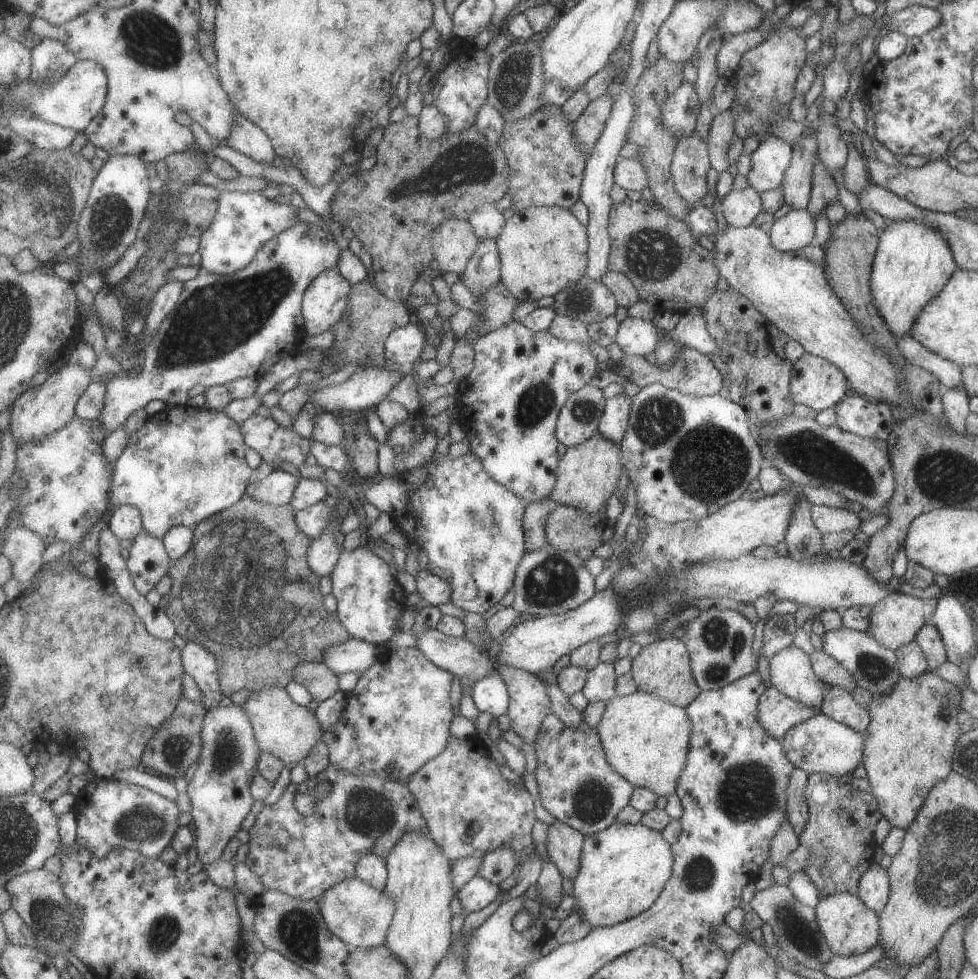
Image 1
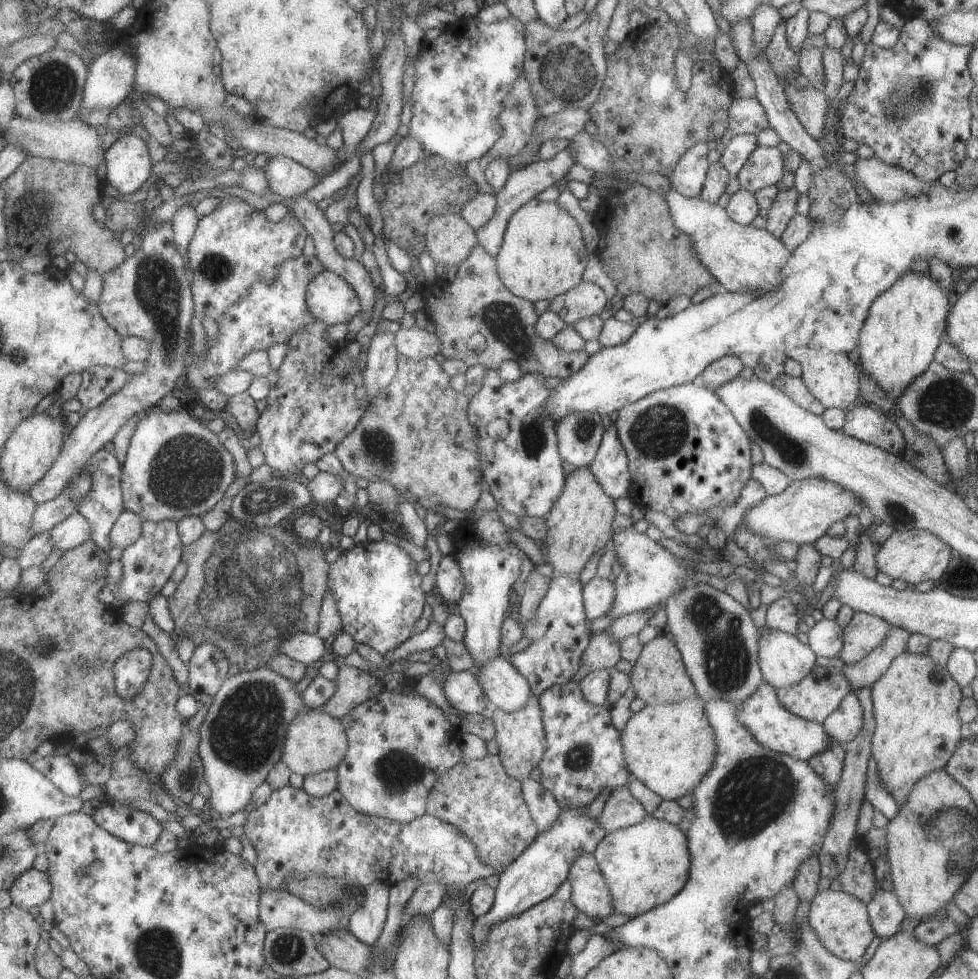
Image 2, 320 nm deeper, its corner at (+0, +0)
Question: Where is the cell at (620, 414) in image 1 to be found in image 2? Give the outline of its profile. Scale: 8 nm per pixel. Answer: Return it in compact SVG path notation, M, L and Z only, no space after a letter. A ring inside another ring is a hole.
M612 422L604 429L599 448L588 469L609 498L615 500L631 493L628 460L617 438L616 426Z

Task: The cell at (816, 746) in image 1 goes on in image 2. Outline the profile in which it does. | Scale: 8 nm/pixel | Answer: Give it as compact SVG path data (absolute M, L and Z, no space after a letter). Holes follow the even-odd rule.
M762 681L744 701L738 701L736 719L745 730L767 750L783 753L795 760L806 761L813 754L819 754L831 742L820 724L790 713L779 701L776 689Z

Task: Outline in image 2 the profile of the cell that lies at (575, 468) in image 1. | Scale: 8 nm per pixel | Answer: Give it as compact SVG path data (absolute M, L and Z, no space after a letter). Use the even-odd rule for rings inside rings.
M577 467L570 475L565 476L562 493L557 502L550 508L549 514L543 517L546 522L546 536L540 540L542 544L540 550L542 556L545 556L545 562L551 566L553 576L571 575L577 577L583 570L583 566L589 562L589 558L595 552L607 547L611 541L612 520L617 512L614 509L614 500L609 498L595 482L588 467Z

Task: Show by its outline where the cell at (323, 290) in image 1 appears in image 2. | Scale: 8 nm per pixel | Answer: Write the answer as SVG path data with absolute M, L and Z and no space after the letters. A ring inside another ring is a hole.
M327 269L309 283L308 305L316 319L330 325L351 322L362 311L362 302L354 286Z

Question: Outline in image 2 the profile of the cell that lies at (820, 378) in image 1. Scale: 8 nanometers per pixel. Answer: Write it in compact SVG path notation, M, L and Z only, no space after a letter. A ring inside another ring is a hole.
M795 347L787 350L785 356L799 362L802 368L801 380L809 392L824 406L837 407L846 411L859 395L859 372L849 361L847 354L816 351L809 347Z

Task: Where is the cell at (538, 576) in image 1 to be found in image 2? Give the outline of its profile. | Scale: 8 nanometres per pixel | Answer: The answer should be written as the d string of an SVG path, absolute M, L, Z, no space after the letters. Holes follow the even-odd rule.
M595 575L582 588L582 603L588 620L607 615L615 598L614 584Z

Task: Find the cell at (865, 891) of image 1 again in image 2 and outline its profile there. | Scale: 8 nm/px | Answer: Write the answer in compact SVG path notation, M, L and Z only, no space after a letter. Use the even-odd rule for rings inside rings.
M879 886L873 898L865 905L869 924L879 938L889 938L900 929L901 920L906 917L893 892L884 891Z

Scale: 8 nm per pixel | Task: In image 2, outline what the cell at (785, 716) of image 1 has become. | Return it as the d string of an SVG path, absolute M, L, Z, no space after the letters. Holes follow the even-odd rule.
M825 662L823 666L815 665L811 672L806 674L799 682L779 687L775 693L778 701L790 713L805 720L821 724L851 690L850 682L845 678L838 665L832 662Z

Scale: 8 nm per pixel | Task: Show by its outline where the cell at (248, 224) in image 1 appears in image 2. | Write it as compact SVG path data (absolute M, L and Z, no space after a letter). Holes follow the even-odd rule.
M238 197L221 198L221 203L220 208L200 220L190 244L188 258L188 263L194 272L192 291L196 302L195 314L200 319L208 316L217 324L224 321L229 309L238 305L250 294L254 283L259 281L273 283L281 272L280 266L285 261L303 256L305 240L309 236L308 230L293 213L285 216L281 222L274 223L269 220L265 210L255 209L254 205Z

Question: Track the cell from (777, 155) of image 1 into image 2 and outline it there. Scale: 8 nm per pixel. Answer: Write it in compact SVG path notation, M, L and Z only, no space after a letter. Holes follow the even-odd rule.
M757 145L736 174L739 188L754 193L775 185L784 173L783 157L777 147Z

